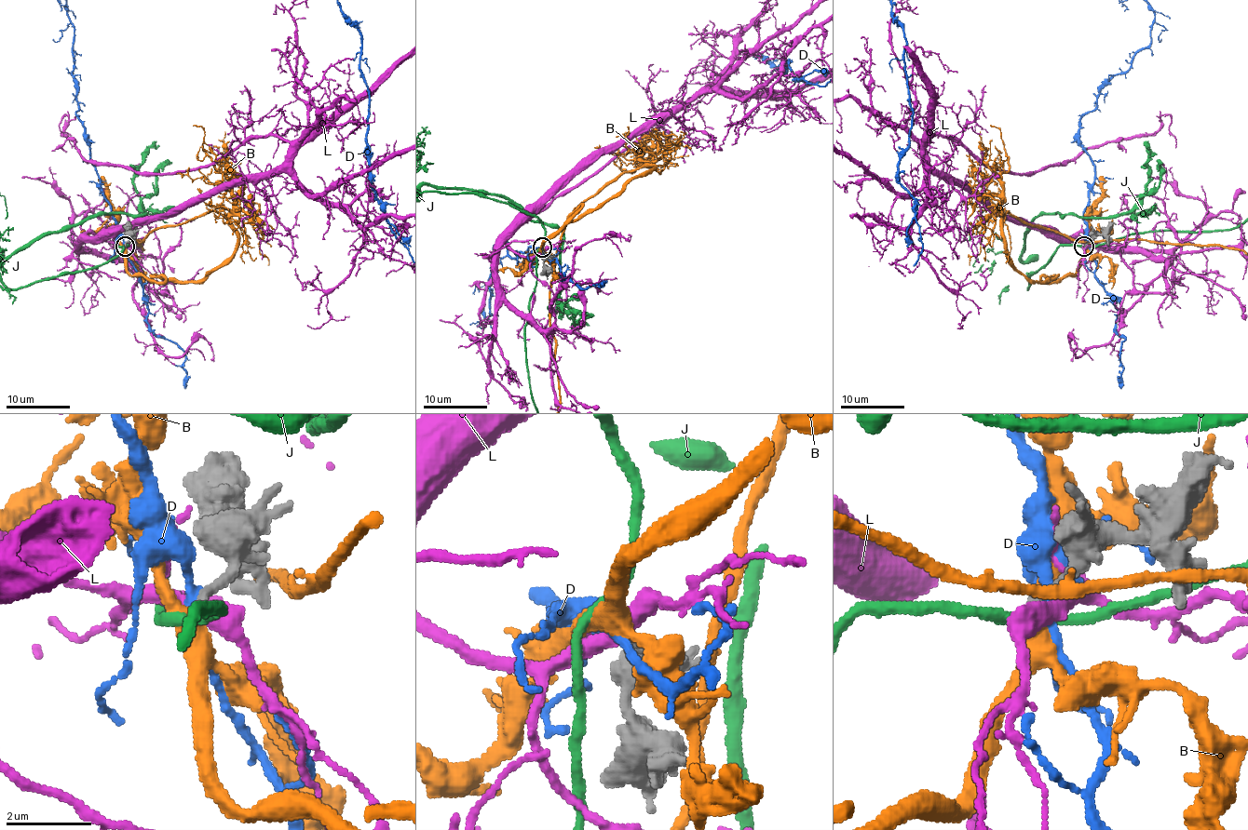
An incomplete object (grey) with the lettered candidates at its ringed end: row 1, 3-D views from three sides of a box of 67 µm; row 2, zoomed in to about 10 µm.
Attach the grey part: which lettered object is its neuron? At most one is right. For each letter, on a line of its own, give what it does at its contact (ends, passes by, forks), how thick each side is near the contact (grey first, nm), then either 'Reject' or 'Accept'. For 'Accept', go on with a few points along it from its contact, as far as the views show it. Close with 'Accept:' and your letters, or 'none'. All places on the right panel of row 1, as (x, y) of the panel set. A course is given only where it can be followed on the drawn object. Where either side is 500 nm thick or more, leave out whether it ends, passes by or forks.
B: It passes by. Thickness 240 nm (grey) against 440 nm. Accept
D: It passes by. Thickness 320 nm (grey) against 240 nm. Reject
J: It passes by. Thickness 220 nm (grey) against 240 nm. Reject
L: It passes by. Thickness 260 nm (grey) against 440 nm. Reject
Accept: B

